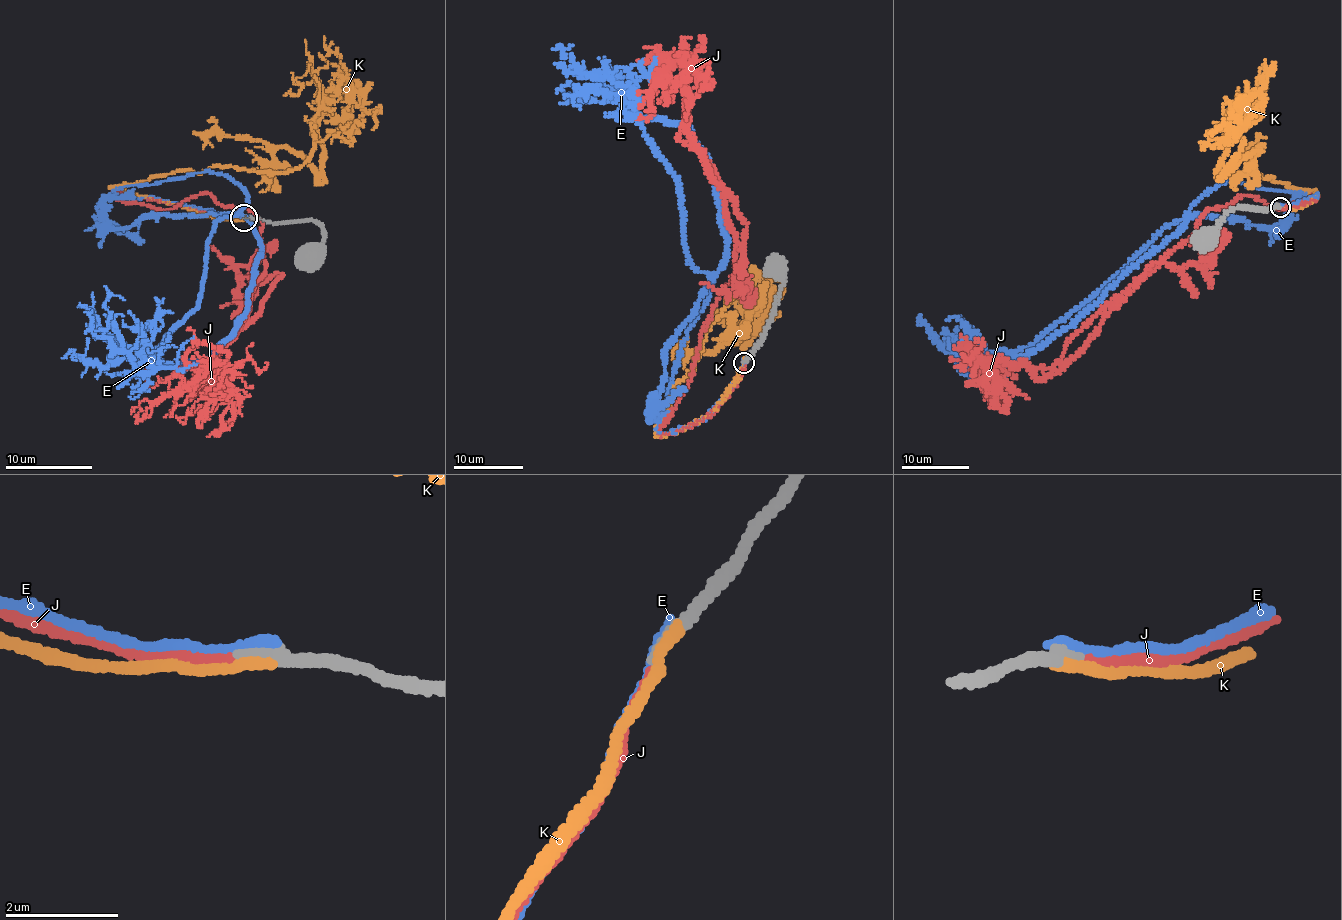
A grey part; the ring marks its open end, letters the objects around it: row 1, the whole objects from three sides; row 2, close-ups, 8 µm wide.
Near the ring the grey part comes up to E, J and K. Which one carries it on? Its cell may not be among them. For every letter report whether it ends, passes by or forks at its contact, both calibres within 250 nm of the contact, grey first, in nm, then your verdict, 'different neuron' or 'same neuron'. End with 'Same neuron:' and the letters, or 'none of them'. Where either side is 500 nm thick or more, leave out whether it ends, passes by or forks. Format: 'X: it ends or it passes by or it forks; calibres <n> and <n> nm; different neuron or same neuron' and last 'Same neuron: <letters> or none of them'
E: it ends; calibres 240 and 240 nm; different neuron
J: it ends; calibres 200 and 170 nm; same neuron
K: it ends; calibres 280 and 220 nm; different neuron
Same neuron: J

